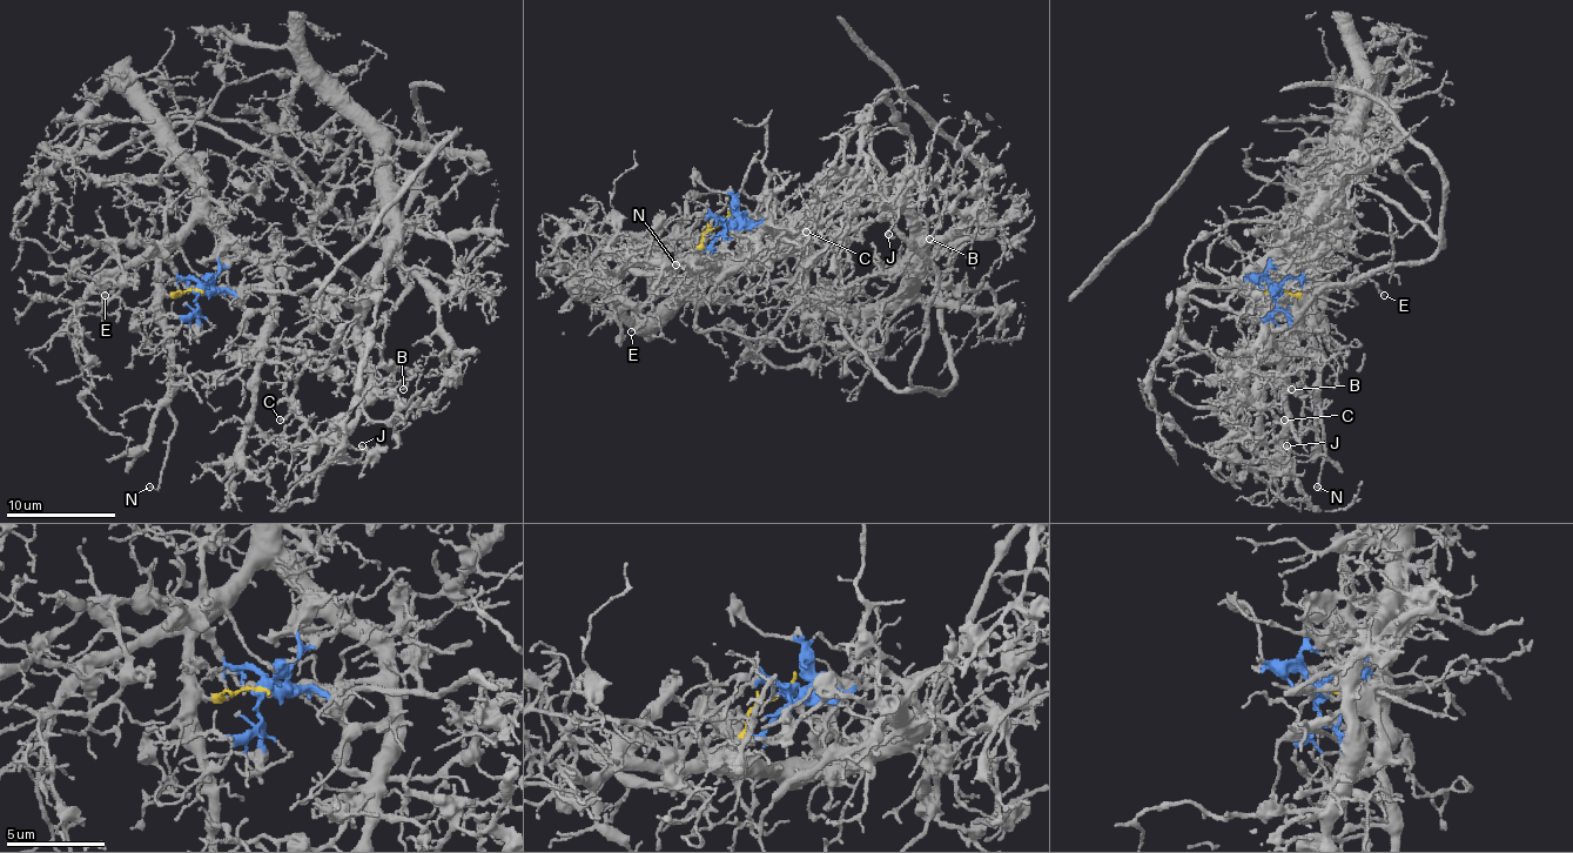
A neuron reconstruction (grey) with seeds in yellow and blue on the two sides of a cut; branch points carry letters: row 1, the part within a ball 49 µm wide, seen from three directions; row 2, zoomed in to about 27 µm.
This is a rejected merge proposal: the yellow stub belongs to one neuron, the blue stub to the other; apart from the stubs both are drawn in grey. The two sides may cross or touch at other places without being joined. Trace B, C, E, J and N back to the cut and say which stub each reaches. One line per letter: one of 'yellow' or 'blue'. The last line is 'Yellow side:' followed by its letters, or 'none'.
B: blue
C: blue
E: yellow
J: blue
N: yellow
Yellow side: E, N

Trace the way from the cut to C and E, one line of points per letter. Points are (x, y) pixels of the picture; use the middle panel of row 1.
C: (723, 220), (775, 220), (780, 236), (772, 255), (802, 234), (817, 206), (829, 197), (817, 222), (805, 230)
E: (723, 220), (701, 236), (690, 259), (679, 263), (630, 263), (617, 277), (617, 290), (644, 318), (630, 331)

